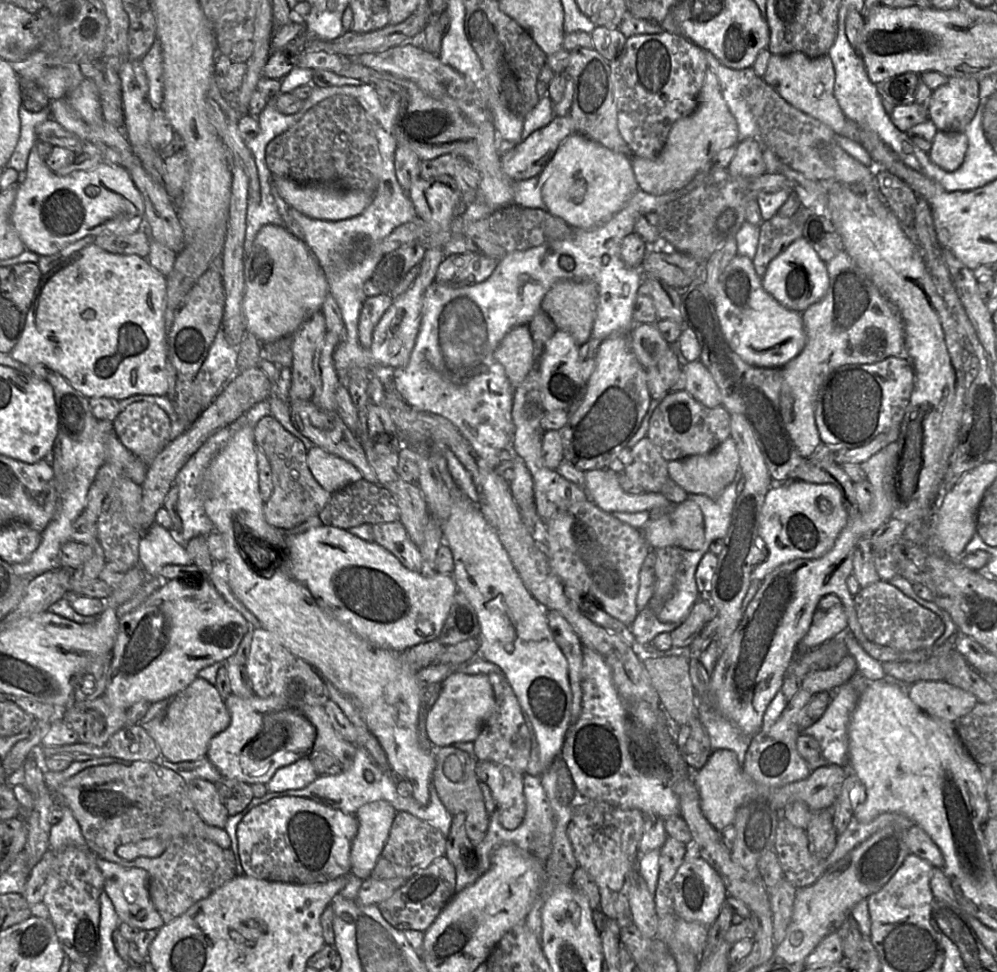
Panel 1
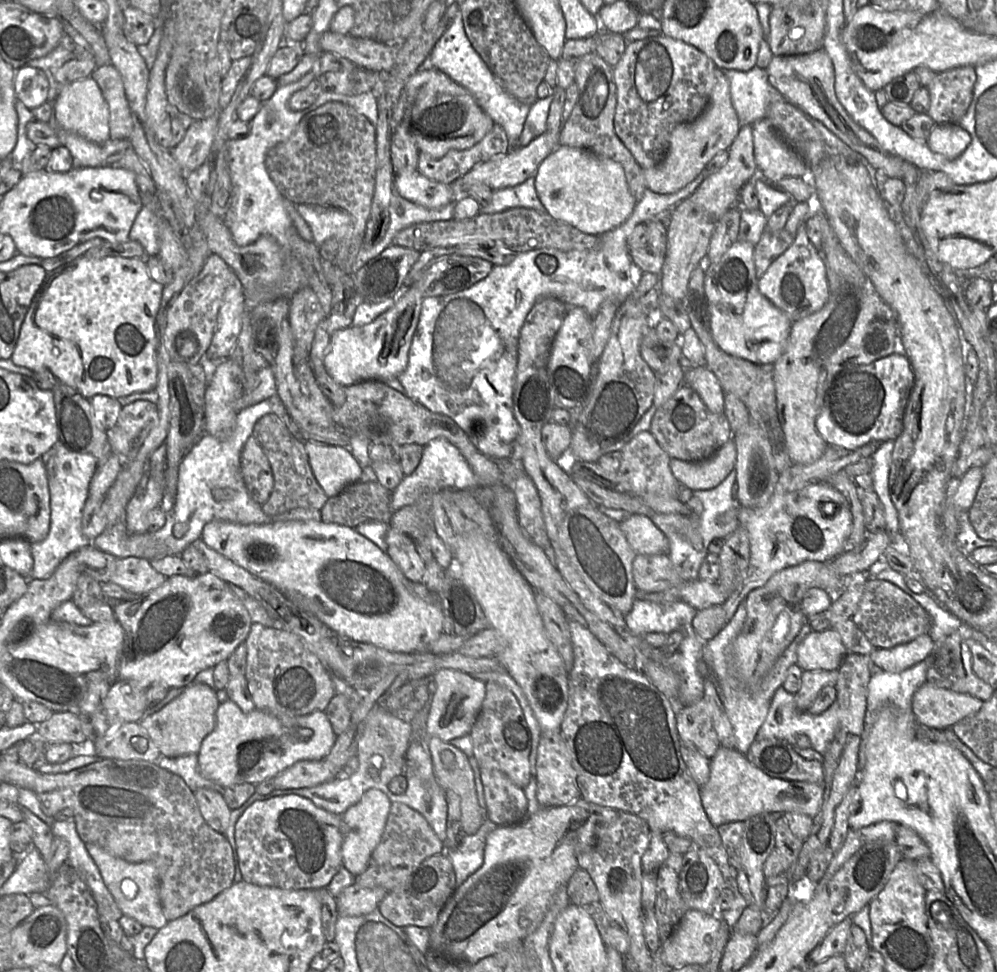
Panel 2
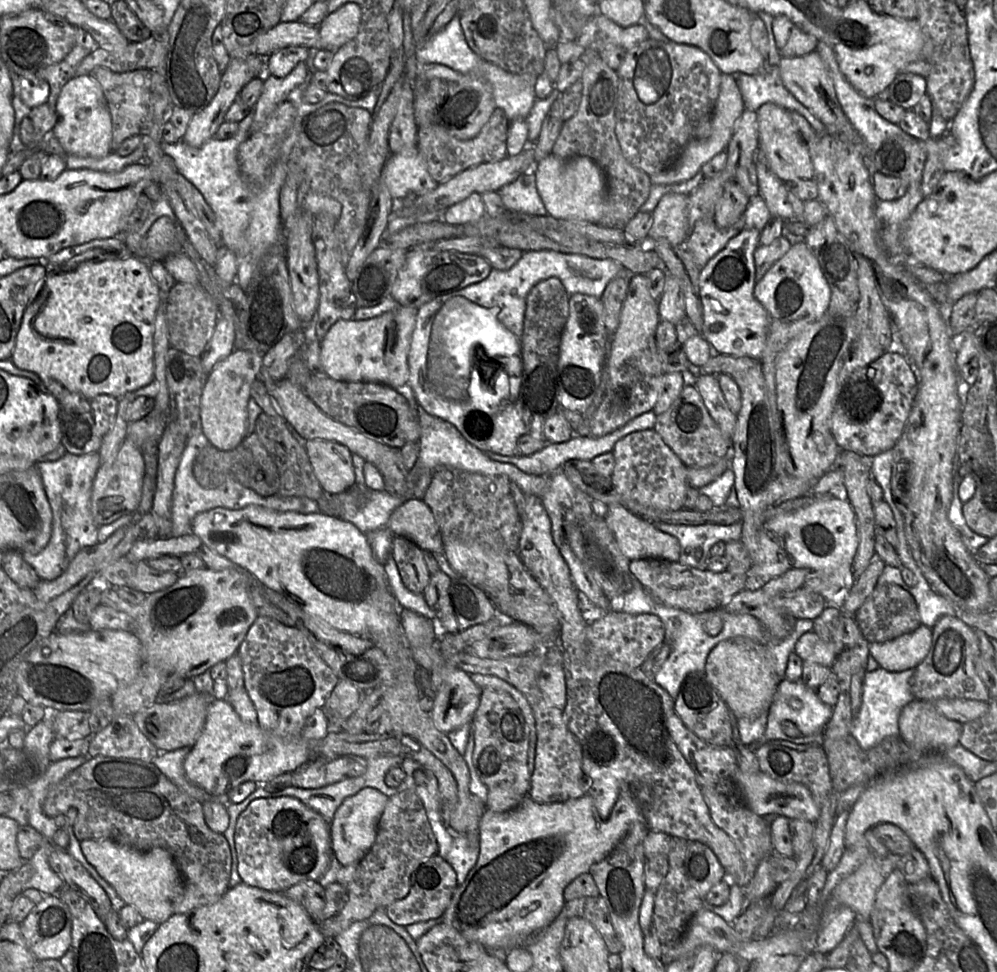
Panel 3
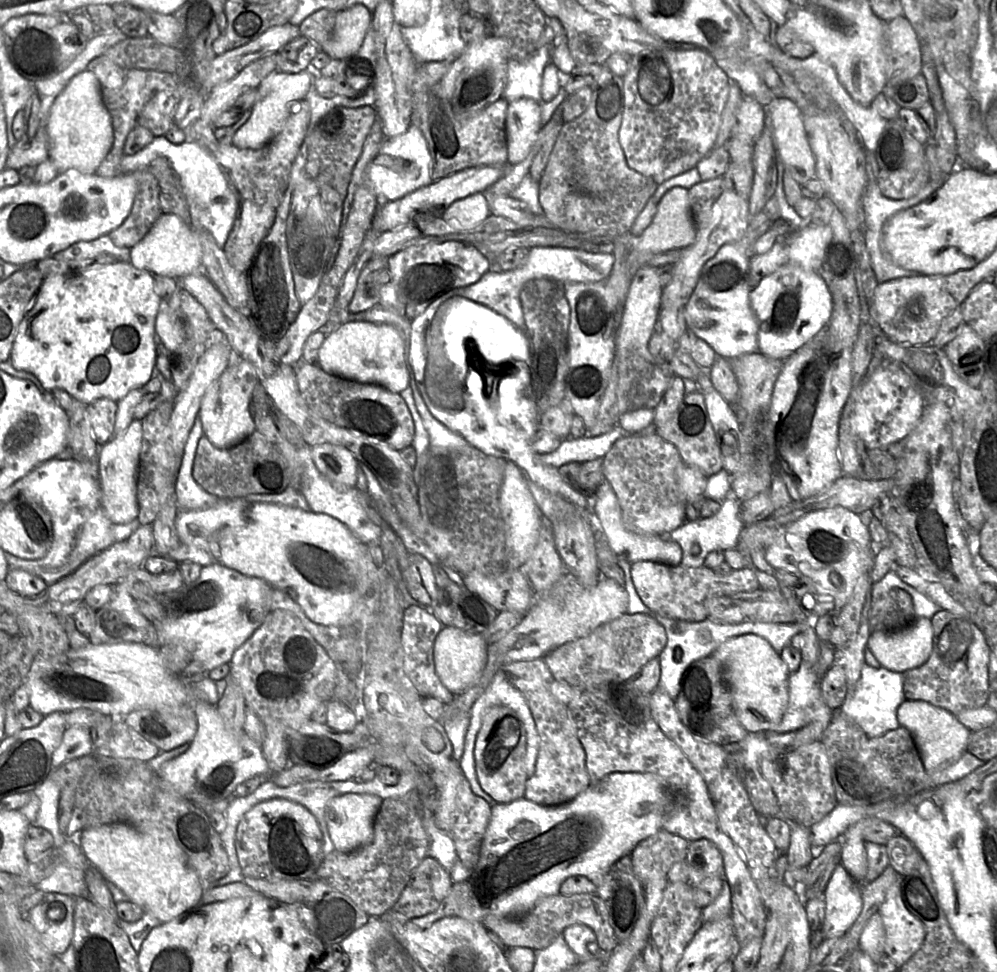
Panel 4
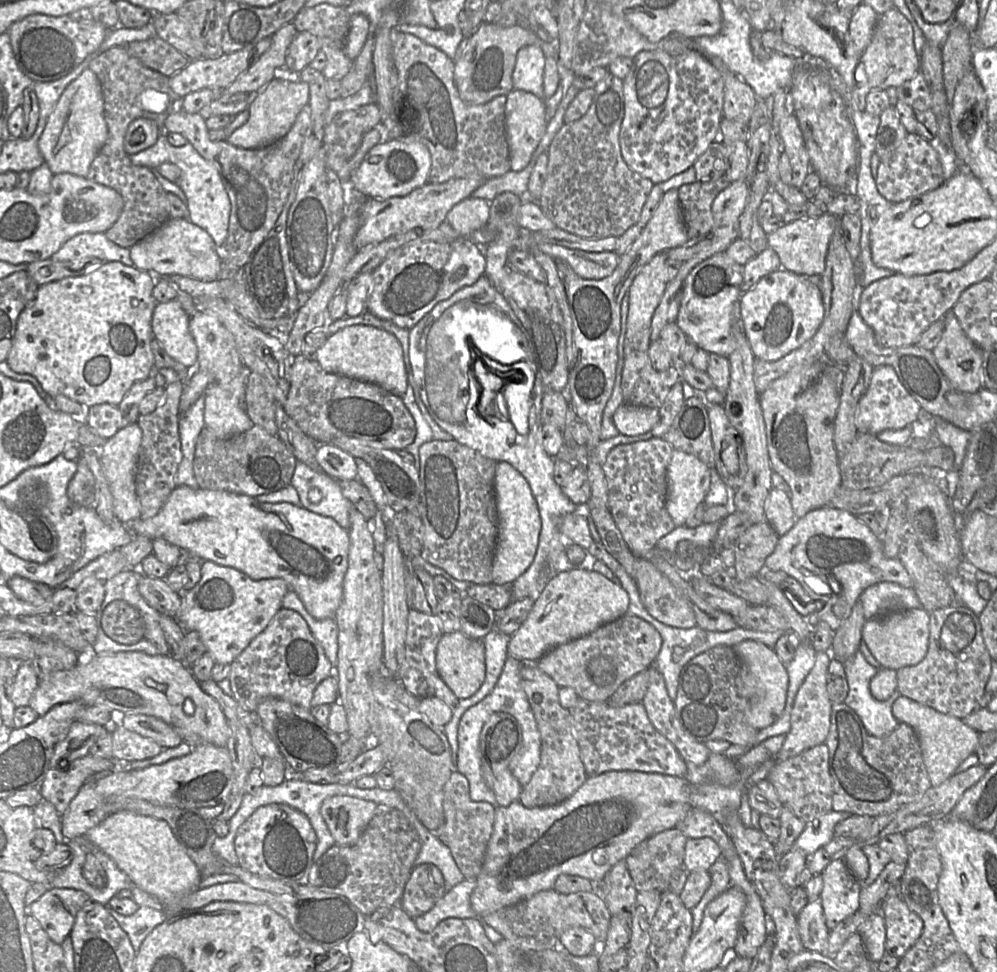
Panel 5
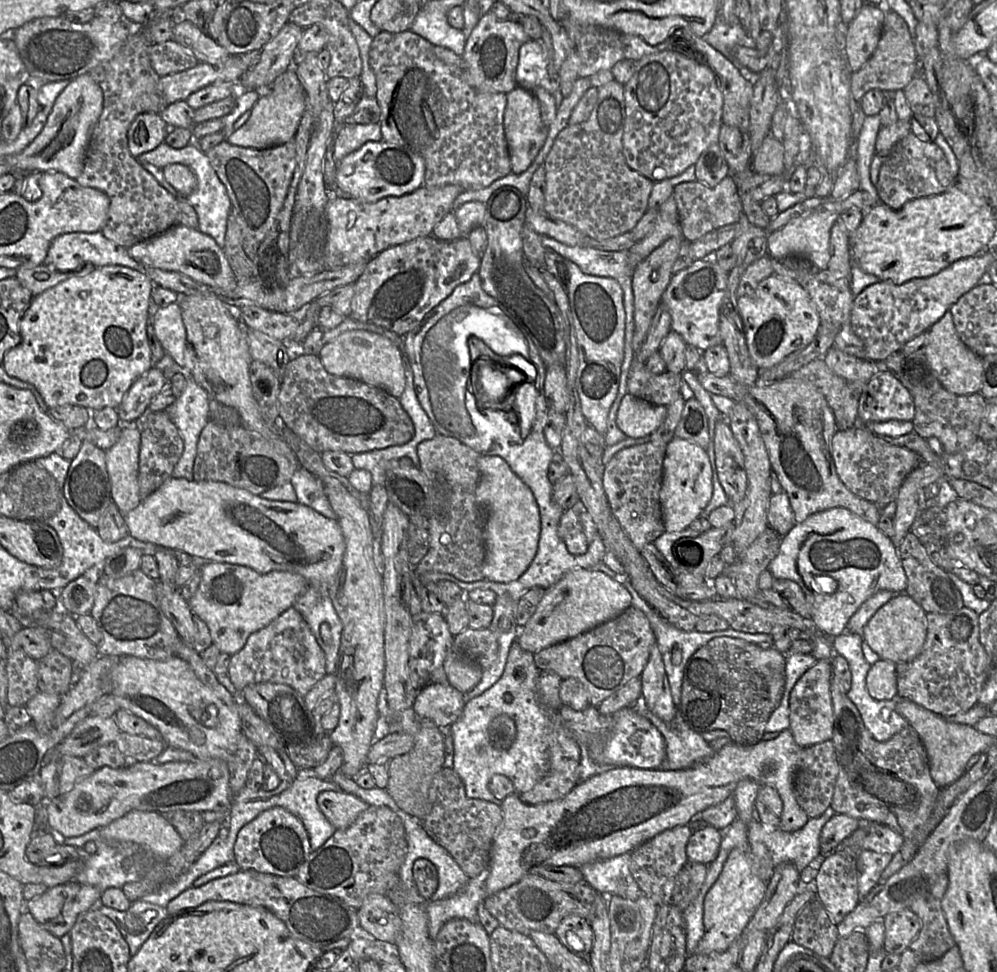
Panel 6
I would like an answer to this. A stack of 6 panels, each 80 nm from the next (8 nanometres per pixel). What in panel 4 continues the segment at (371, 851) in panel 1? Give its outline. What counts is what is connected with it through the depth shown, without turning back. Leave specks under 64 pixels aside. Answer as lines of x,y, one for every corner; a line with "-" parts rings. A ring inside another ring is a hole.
346,793
330,799
325,807
325,821
335,850
349,853
370,843
373,823
383,799
374,794

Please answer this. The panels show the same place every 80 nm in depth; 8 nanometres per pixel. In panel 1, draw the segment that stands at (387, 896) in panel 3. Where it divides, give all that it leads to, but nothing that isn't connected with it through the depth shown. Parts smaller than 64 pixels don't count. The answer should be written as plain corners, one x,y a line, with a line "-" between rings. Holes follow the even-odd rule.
406,811
396,813
388,839
372,870
373,879
406,878
428,867
446,853
446,837
437,828

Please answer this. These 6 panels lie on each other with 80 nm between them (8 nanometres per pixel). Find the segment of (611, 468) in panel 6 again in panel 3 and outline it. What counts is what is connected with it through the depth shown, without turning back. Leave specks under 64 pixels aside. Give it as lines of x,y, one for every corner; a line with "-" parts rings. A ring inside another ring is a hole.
654,429
636,431
618,440
612,450
615,466
610,476
614,490
628,509
676,511
684,507
687,467

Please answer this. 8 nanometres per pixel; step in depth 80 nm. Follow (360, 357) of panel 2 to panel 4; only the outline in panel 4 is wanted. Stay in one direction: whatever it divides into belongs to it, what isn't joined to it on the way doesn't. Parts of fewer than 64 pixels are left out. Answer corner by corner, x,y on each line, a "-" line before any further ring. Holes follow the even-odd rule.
347,322
327,334
318,352
318,365
328,374
360,383
377,384
400,394
410,386
405,346
405,341
391,325

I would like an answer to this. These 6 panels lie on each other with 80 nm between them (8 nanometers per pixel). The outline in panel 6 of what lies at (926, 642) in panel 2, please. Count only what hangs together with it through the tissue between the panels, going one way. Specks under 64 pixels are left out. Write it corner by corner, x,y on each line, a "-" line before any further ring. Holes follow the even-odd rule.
902,592
876,611
863,628
861,636
881,659
896,664
914,659
922,650
926,634
926,612
912,597

